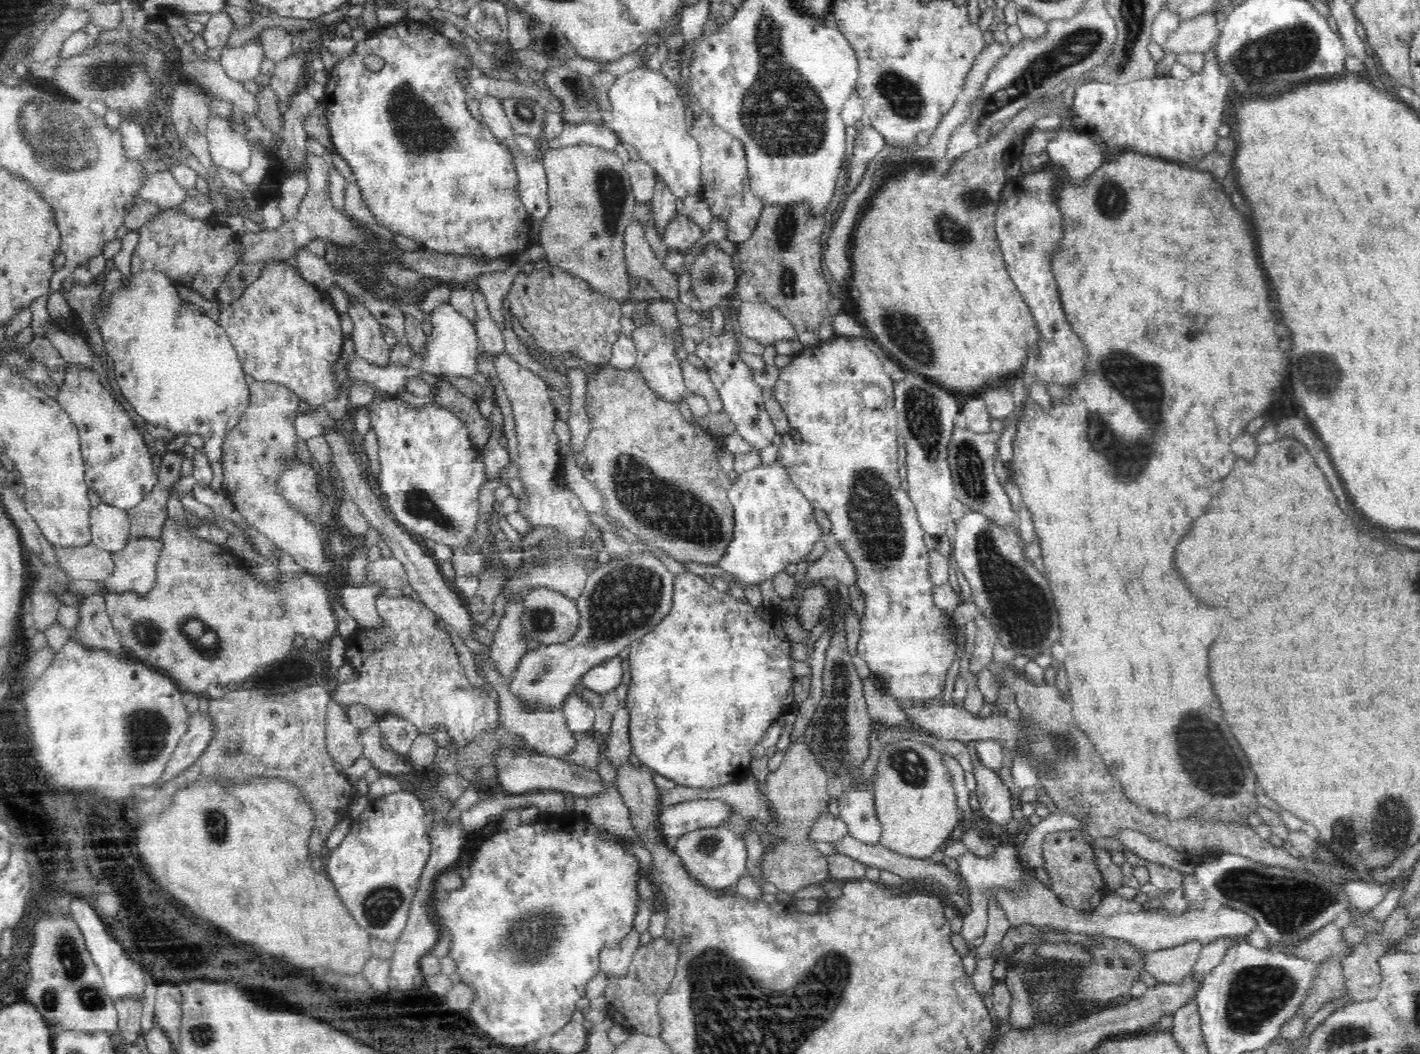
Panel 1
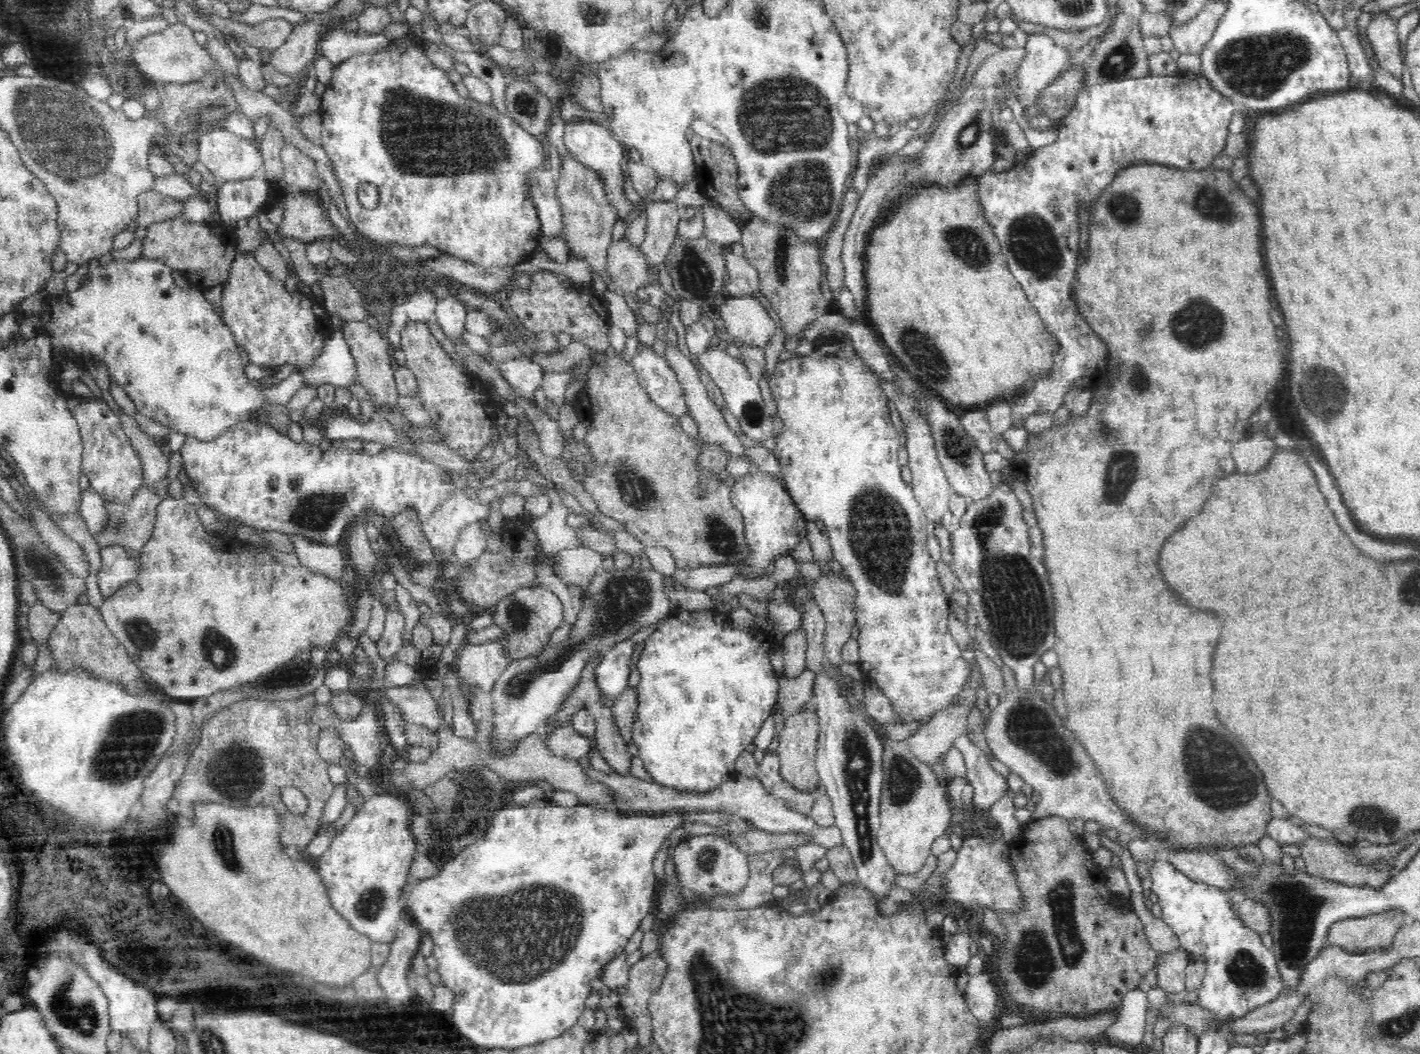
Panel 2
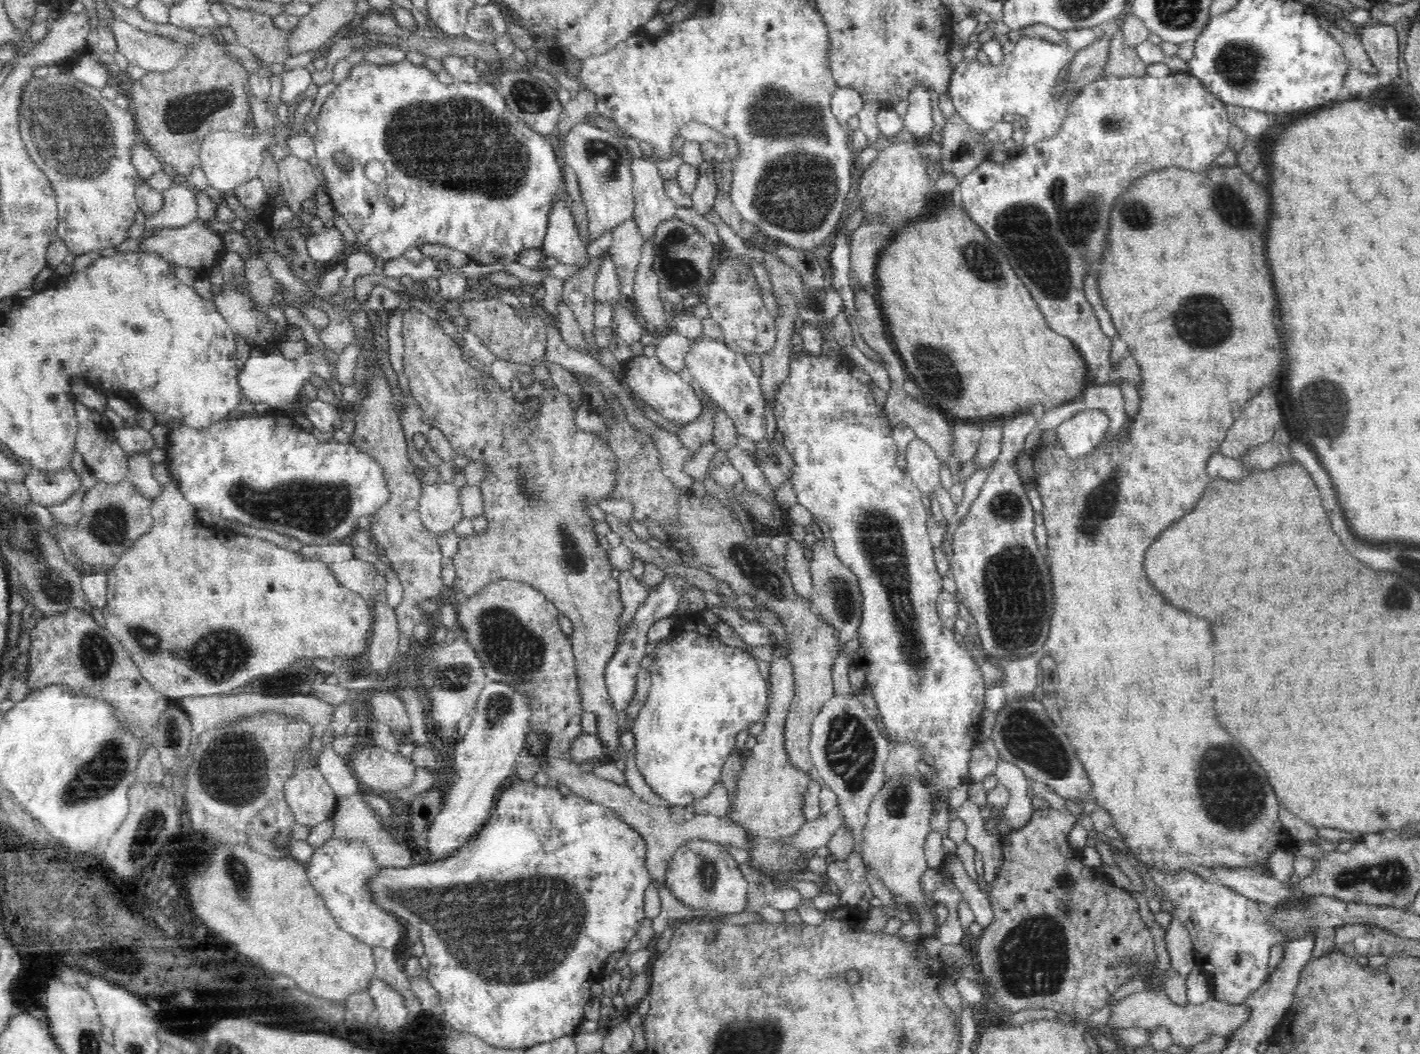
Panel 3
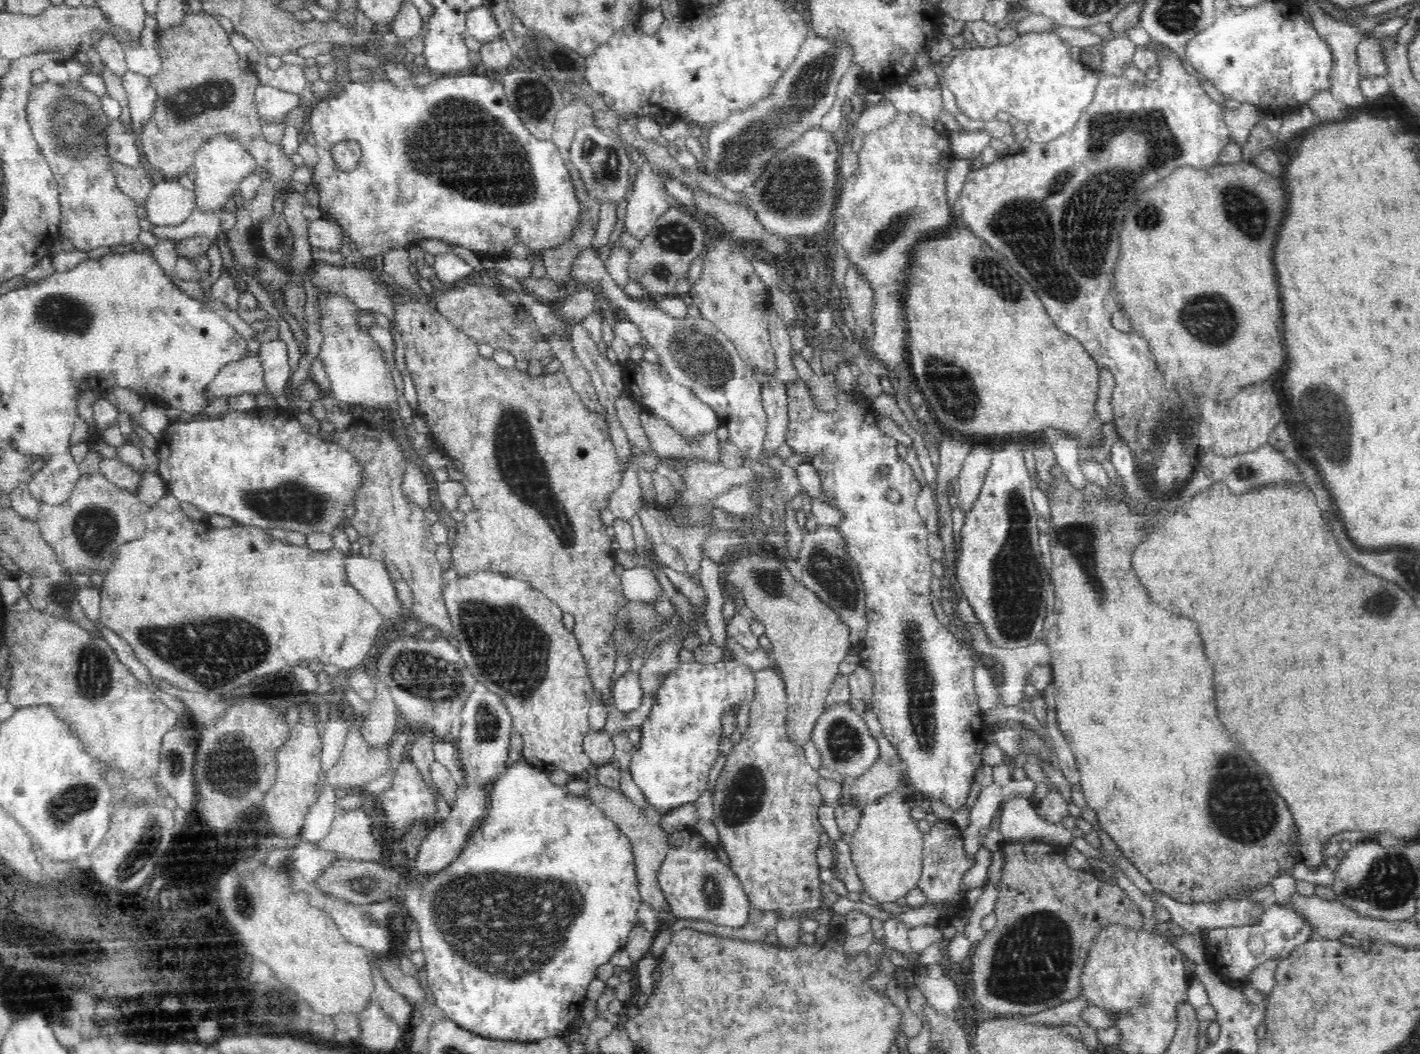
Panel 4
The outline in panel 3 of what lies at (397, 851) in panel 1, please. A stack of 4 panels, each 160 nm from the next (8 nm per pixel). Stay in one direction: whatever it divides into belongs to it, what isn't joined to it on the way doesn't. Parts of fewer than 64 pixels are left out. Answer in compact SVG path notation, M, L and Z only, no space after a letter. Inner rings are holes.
M332 837L320 848L315 848L310 861L303 865L305 877L344 932L370 948L395 949L400 942L400 932L405 926L395 915L382 910L371 901L367 880L380 870L380 866L374 862L371 850L365 846L365 842L347 842Z

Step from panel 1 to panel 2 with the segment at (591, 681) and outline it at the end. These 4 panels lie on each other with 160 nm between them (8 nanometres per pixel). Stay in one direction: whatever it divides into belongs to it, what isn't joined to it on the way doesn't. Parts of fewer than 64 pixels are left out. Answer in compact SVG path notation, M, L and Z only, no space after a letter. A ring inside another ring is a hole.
M632 637L621 640L612 646L612 650L603 654L602 662L598 666L597 682L610 710L613 710L613 704L629 686L634 650L636 642Z

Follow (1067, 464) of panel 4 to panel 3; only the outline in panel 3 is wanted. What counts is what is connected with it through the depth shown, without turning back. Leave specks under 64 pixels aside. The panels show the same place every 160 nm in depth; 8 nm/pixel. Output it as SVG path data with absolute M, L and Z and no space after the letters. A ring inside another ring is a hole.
M1086 410L1077 412L1074 416L1071 416L1068 420L1064 420L1057 428L1057 442L1061 444L1068 454L1068 457L1072 460L1078 460L1078 458L1086 453L1089 453L1097 445L1100 445L1107 428L1110 424L1109 418L1105 412L1101 410Z

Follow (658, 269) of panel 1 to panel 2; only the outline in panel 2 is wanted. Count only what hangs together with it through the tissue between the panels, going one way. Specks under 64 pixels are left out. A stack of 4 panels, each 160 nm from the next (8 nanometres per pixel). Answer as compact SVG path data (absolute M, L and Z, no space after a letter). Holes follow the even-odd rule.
M624 238L612 241L606 250L607 291L618 295L636 292L650 284L660 284L658 274L647 274L640 250L630 247Z

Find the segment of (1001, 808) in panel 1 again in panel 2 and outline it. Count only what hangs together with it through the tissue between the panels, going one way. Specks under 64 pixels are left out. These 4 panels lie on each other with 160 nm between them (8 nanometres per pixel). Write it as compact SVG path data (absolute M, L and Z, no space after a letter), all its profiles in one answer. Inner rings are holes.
M967 734L956 738L952 746L964 756L966 778L974 790L972 809L987 812L992 804L1011 790L1006 778L994 770L984 750L972 743Z

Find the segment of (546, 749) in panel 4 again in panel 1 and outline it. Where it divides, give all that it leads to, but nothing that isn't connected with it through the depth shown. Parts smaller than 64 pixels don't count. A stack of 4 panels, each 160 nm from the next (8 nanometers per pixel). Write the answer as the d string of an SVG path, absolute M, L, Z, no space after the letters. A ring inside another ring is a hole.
M546 587L530 589L521 602L519 624L522 627L522 634L525 634L525 638L536 640L542 645L564 642L577 629L579 614L575 604L574 599L570 599L558 591Z

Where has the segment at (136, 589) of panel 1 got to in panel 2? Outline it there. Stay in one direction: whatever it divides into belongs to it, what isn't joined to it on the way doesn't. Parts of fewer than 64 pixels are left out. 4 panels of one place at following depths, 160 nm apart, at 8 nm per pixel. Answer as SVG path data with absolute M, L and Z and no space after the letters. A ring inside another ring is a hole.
M121 546L100 549L100 560L96 584L104 599L110 598L111 594L137 575L137 559L128 558Z

